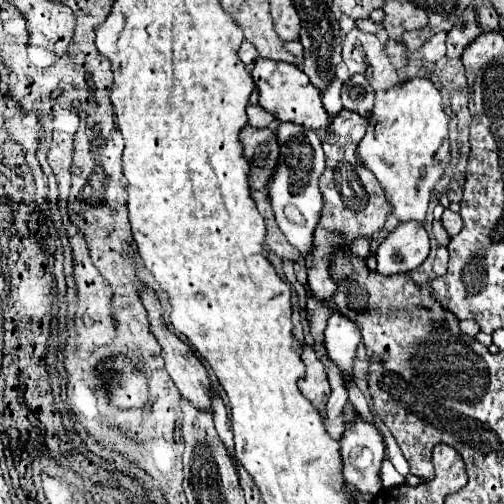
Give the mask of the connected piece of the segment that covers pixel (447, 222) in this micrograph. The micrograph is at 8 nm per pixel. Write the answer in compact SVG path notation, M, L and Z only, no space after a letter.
M449 208L443 212L443 218L441 218L441 222L443 222L445 230L449 232L449 236L455 236L455 234L459 234L459 232L461 232L461 228L463 228L461 214L459 214L459 212L453 212L453 210L449 210Z

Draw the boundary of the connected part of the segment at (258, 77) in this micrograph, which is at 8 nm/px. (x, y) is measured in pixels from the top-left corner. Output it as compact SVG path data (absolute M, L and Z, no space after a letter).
M257 58L255 66L251 70L251 76L259 88L259 106L263 106L269 114L273 114L277 120L285 122L297 122L303 124L305 128L313 128L315 132L321 130L325 132L329 118L327 112L323 110L321 104L321 94L319 90L309 82L309 78L299 70L297 66L289 62L275 62L267 58Z

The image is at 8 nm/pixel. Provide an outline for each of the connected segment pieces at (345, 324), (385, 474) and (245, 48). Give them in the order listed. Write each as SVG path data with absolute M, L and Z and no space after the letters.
M335 312L329 318L329 324L325 328L325 340L323 340L325 356L339 370L343 386L349 394L349 402L357 410L361 410L361 414L367 416L369 423L375 426L374 415L371 414L371 410L367 406L367 400L361 394L361 390L355 386L355 380L353 380L353 362L355 362L359 342L361 342L359 328L355 328L351 324L351 320L347 320L341 312Z
M386 457L381 466L381 480L383 488L393 488L405 483L405 477L401 476Z
M243 42L243 44L241 44L241 48L239 48L239 52L237 52L237 56L239 56L239 60L241 60L247 68L251 68L253 60L257 58L257 52L255 52L255 48L253 48L251 44Z

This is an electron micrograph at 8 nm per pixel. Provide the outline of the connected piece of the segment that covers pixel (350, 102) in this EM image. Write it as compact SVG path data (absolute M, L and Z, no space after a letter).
M363 74L351 76L341 88L343 108L357 112L359 116L365 116L365 118L369 118L371 114L373 98L375 98L375 92Z

